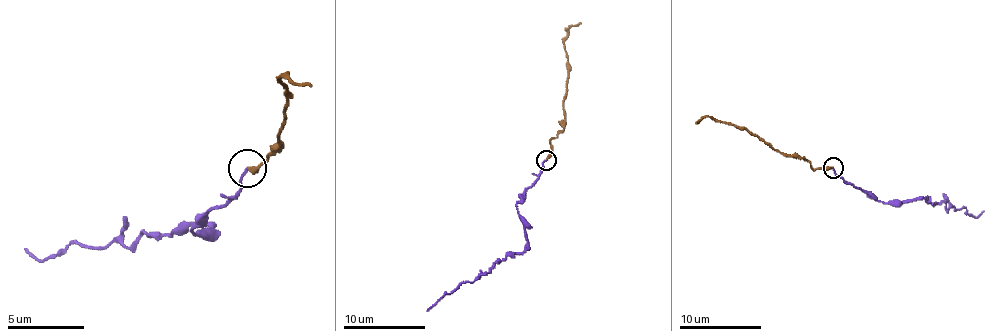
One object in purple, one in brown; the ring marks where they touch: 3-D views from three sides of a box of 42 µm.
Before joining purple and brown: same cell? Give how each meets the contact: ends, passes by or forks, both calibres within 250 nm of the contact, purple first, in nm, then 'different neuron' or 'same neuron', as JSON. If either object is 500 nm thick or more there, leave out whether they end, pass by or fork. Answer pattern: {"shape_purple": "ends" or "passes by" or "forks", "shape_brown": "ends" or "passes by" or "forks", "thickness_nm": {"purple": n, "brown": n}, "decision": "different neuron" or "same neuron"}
{"shape_purple": "ends", "shape_brown": "ends", "thickness_nm": {"purple": 160, "brown": 320}, "decision": "same neuron"}

